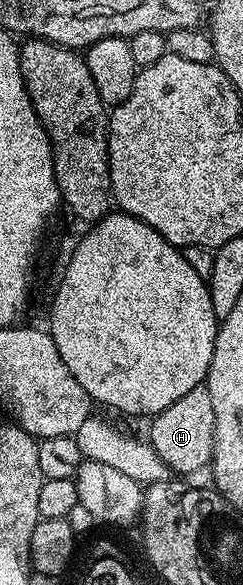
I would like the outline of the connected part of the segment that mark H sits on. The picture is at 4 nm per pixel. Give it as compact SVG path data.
M205 384L192 388L192 392L187 392L185 396L180 396L176 404L168 404L164 412L153 415L150 426L148 441L150 446L164 460L164 464L175 475L194 474L197 470L205 471L210 465L210 460L214 456L214 429L216 428L216 416L212 413L212 399L208 397L208 388Z

